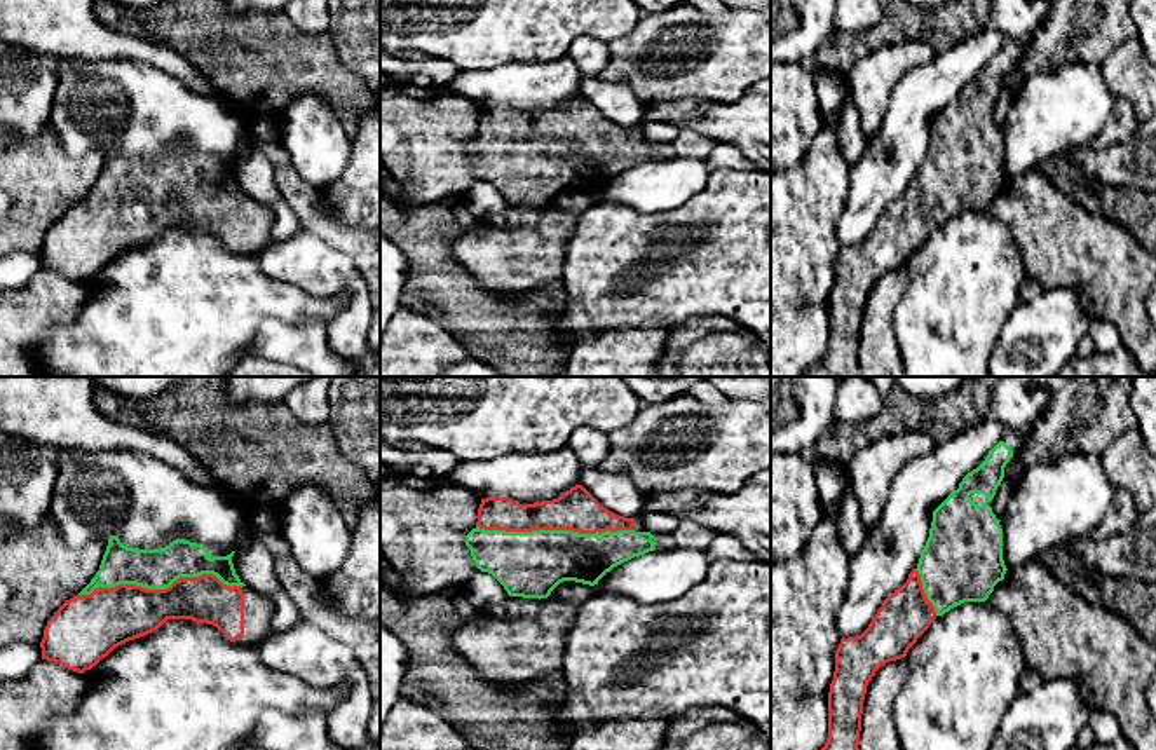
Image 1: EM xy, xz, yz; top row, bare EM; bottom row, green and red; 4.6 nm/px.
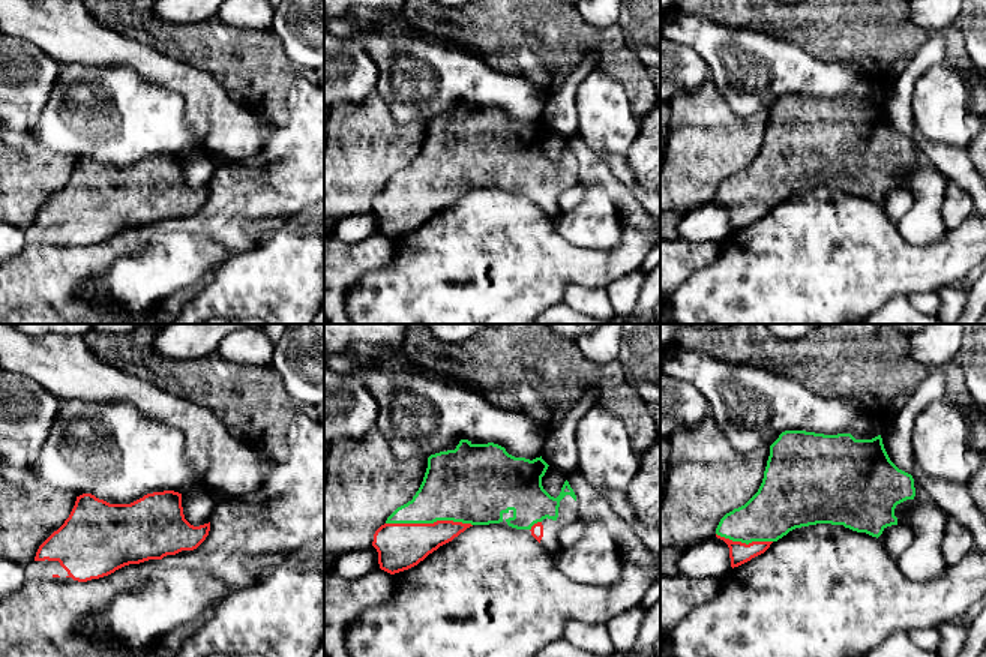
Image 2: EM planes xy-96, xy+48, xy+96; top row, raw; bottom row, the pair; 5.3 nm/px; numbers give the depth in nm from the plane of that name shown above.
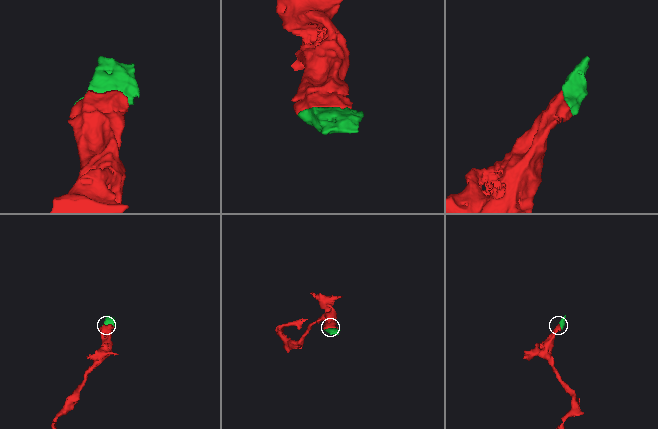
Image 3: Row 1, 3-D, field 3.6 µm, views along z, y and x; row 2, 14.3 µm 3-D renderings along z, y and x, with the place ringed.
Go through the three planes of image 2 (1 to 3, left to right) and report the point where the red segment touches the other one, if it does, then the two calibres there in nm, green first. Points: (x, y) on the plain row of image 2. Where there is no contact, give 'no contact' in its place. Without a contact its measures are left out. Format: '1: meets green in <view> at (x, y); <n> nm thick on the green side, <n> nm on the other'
1: no contact
2: meets green in xy+48 at (429, 186); 380 nm thick on the green side, 260 nm on the other
3: meets green in xy+96 at (745, 206); 280 nm thick on the green side, 110 nm on the other

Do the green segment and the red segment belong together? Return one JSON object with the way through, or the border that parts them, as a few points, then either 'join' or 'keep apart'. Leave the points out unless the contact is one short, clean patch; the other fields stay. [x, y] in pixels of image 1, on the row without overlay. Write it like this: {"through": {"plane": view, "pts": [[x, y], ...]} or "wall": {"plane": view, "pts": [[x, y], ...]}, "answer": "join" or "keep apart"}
{"answer": "join"}

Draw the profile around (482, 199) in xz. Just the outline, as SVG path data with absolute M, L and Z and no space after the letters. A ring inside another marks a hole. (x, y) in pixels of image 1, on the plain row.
M488 181L474 183L460 201L476 220L499 215L509 206L504 195Z

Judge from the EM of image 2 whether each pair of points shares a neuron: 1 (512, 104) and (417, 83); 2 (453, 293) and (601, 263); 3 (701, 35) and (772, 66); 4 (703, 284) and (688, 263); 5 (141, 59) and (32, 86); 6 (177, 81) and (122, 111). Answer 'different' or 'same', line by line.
1: same
2: same
3: same
4: different
5: different
6: different

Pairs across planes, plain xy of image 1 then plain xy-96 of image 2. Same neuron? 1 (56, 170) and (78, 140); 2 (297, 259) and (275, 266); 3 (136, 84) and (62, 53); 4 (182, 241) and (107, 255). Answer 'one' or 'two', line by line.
1: two
2: one
3: two
4: two

